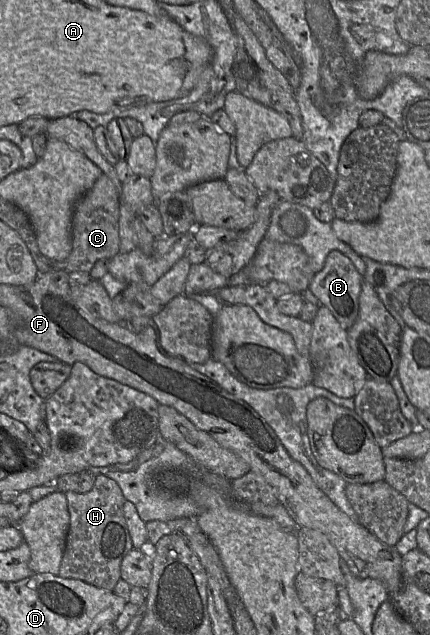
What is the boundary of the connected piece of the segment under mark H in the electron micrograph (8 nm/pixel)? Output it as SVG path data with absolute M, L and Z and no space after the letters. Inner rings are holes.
M105 475L95 477L93 488L87 493L66 492L69 511L69 528L65 541L58 576L63 578L79 579L97 588L112 591L121 579L120 566L122 559L133 549L123 505L126 501L118 484Z

